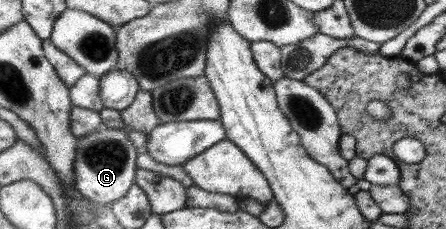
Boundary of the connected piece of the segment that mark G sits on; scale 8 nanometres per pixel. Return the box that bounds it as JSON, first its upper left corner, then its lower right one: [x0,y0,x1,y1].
[73,125,137,204]

